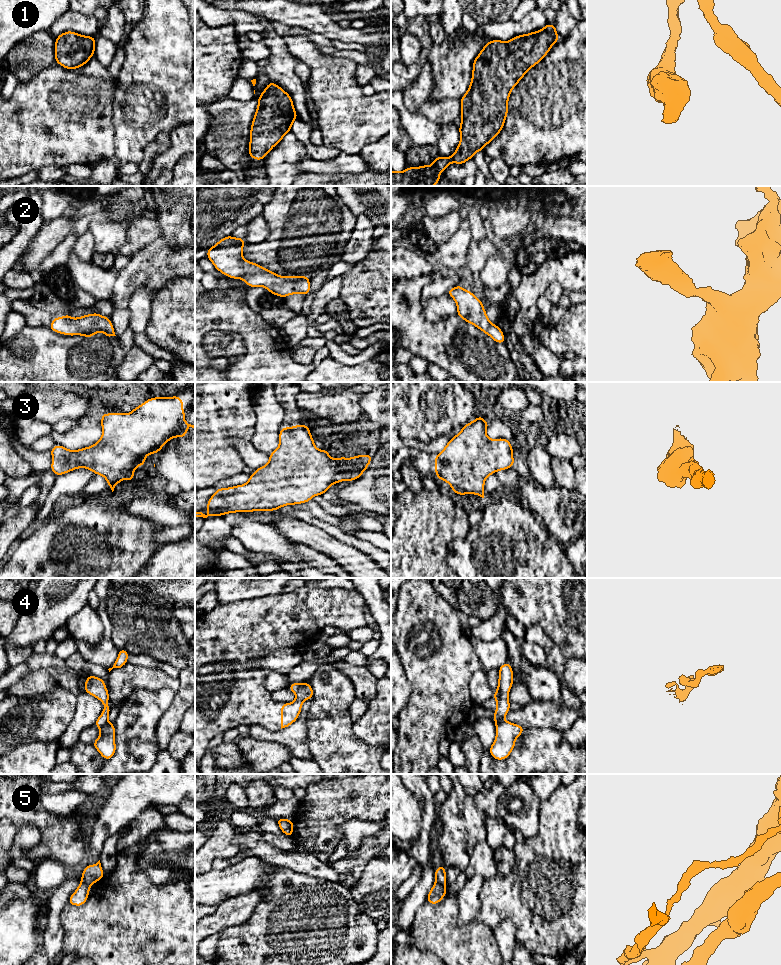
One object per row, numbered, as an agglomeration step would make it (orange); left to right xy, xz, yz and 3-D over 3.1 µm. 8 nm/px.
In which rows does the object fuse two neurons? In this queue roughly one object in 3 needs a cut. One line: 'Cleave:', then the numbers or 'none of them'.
Cleave: 4, 5

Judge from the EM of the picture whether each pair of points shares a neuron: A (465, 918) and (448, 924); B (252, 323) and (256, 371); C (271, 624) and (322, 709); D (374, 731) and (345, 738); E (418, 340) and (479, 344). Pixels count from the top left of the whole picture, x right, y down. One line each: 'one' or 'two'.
A: two
B: one
C: two
D: two
E: one

